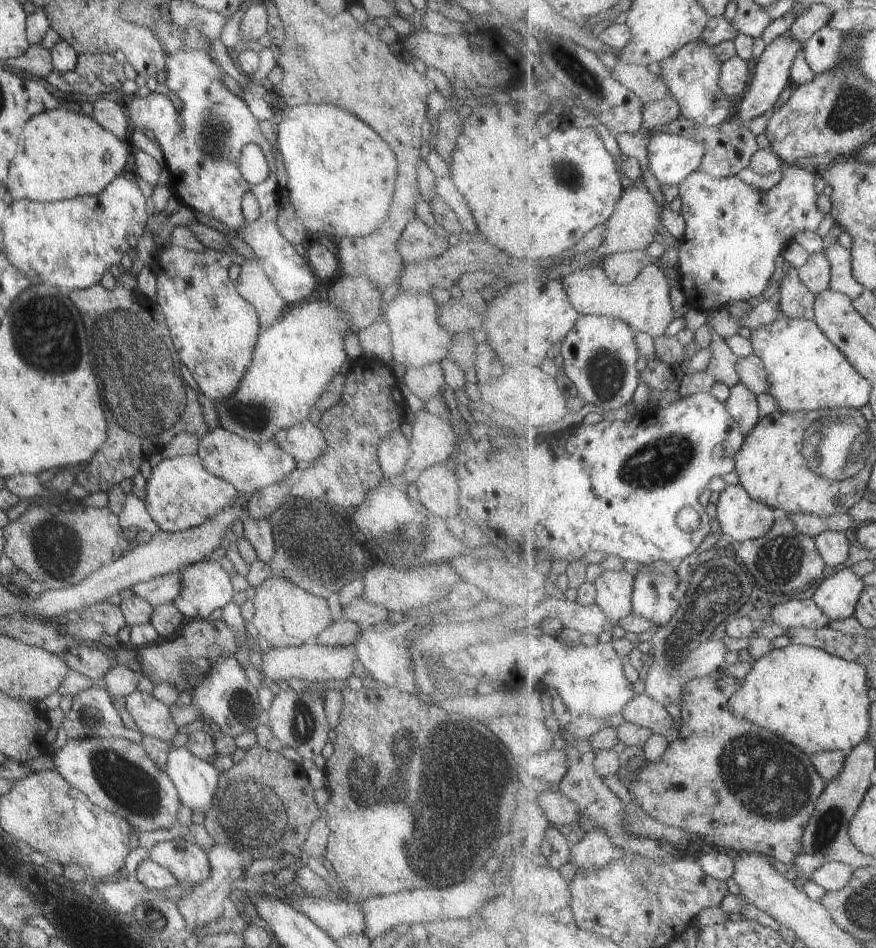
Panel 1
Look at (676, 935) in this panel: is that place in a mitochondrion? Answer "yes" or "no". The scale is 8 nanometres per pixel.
no

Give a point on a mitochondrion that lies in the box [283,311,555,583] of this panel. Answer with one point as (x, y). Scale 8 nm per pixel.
(385, 540)

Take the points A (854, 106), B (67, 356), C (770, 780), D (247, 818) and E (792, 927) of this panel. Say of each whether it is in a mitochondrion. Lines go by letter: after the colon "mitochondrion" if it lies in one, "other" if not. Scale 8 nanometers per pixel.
A: mitochondrion
B: mitochondrion
C: mitochondrion
D: mitochondrion
E: other

